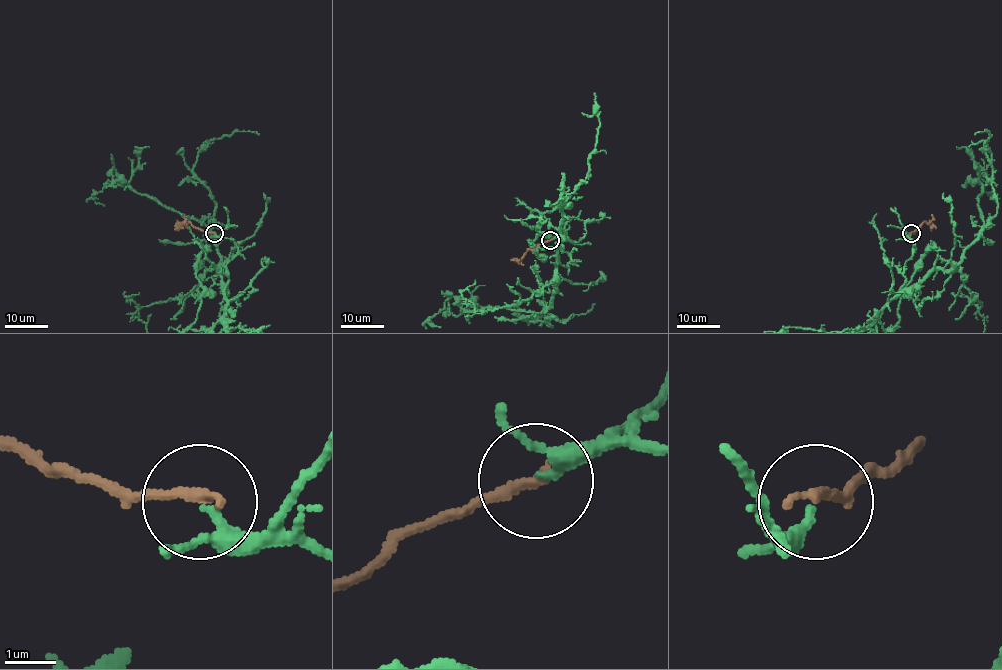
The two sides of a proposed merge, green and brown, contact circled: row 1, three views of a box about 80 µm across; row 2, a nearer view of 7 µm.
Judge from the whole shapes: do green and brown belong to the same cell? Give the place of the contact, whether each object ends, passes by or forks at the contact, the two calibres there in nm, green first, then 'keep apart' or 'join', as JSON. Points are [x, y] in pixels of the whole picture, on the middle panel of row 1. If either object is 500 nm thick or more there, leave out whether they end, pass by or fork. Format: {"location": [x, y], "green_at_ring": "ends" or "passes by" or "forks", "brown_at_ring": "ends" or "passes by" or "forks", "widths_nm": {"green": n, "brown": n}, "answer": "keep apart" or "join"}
{"location": [550, 240], "green_at_ring": "passes by", "brown_at_ring": "ends", "widths_nm": {"green": 170, "brown": 240}, "answer": "join"}

